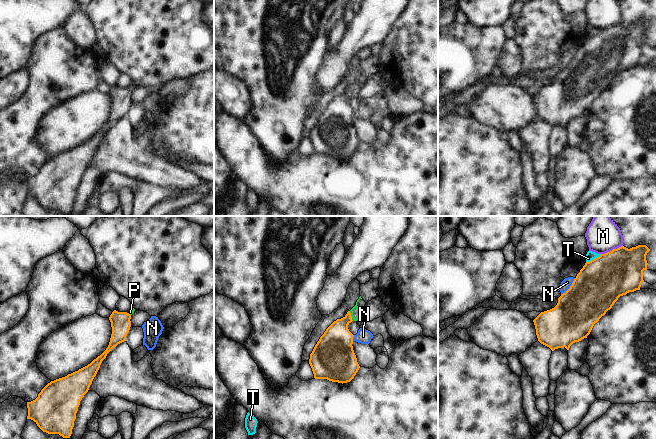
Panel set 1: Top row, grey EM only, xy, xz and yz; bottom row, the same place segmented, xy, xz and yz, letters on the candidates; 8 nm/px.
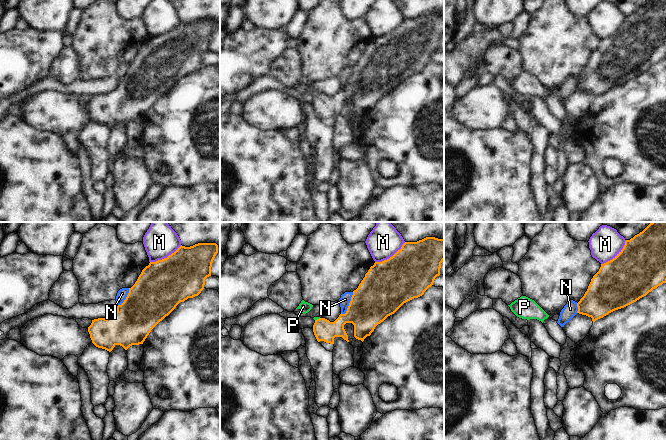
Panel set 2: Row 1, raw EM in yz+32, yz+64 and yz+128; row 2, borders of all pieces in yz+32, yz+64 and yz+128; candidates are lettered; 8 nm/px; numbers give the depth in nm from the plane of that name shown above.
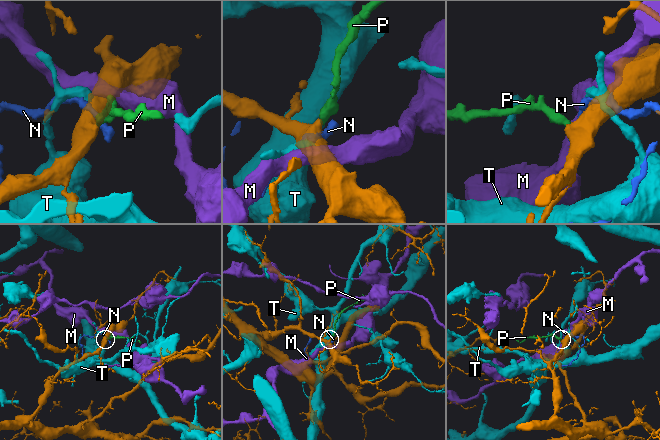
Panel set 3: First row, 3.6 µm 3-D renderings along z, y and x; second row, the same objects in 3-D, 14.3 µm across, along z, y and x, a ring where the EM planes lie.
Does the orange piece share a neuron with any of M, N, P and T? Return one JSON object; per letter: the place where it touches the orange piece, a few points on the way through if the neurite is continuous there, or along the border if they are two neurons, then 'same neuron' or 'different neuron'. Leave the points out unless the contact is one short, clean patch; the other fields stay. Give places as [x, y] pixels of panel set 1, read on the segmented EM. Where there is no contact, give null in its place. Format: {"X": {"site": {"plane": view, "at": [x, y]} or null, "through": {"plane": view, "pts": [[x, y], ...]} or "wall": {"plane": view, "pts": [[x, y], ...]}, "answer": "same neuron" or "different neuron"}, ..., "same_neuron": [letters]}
{"M": {"site": {"plane": "yz", "at": [612, 250]}, "answer": "different neuron"}, "N": {"site": {"plane": "yz", "at": [570, 287]}, "wall": {"plane": "yz", "pts": [[575, 278], [572, 284], [561, 294]]}, "answer": "different neuron"}, "P": {"site": {"plane": "xz", "at": [351, 316]}, "through": {"plane": "xz", "pts": [[336, 343], [338, 329], [351, 316], [355, 312]]}, "answer": "same neuron"}, "T": {"site": {"plane": "yz", "at": [593, 259]}, "answer": "different neuron"}, "same_neuron": ["P"]}

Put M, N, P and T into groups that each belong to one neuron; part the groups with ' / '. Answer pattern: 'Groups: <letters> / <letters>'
Groups: M / N / P / T.

